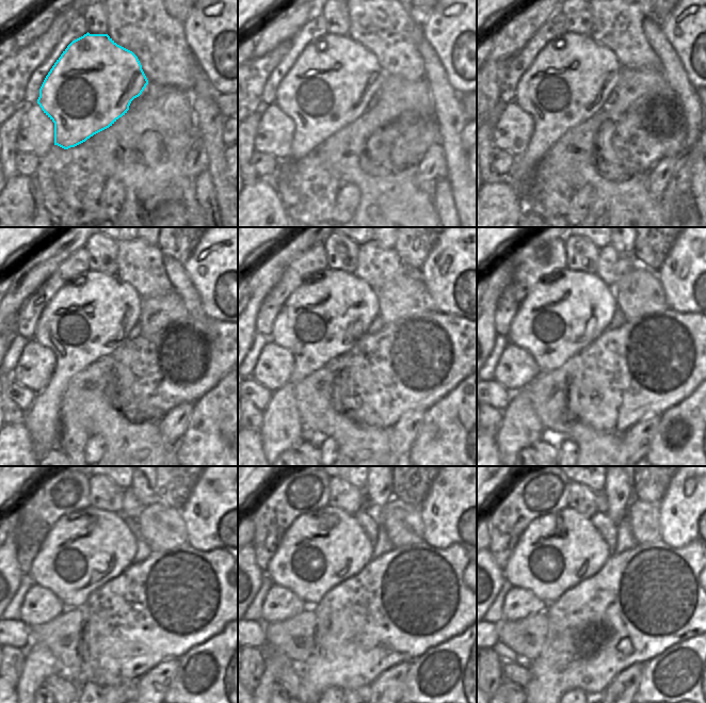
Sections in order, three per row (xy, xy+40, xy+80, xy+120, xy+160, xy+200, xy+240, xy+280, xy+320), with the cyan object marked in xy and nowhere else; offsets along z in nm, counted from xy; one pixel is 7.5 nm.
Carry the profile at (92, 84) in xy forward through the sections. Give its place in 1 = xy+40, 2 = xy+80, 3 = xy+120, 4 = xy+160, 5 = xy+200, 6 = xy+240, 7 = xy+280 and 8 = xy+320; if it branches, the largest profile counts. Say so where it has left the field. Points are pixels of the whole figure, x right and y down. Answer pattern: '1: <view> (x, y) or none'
1: xy+40 (331, 83)
2: xy+80 (570, 80)
3: xy+120 (91, 317)
4: xy+160 (323, 318)
5: xy+200 (561, 316)
6: xy+240 (84, 549)
7: xy+280 (323, 548)
8: xy+320 (557, 552)

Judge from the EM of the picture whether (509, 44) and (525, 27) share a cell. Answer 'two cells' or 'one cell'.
one cell

